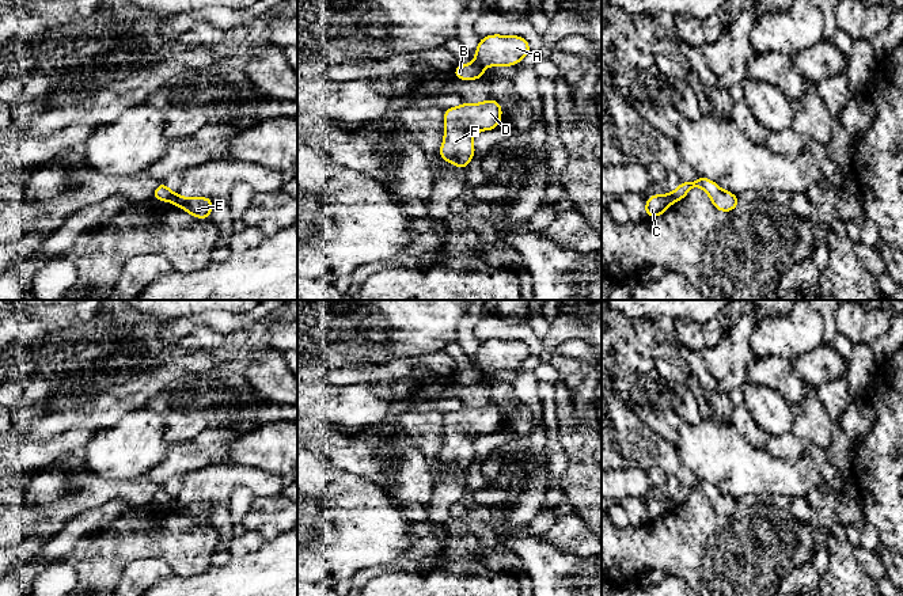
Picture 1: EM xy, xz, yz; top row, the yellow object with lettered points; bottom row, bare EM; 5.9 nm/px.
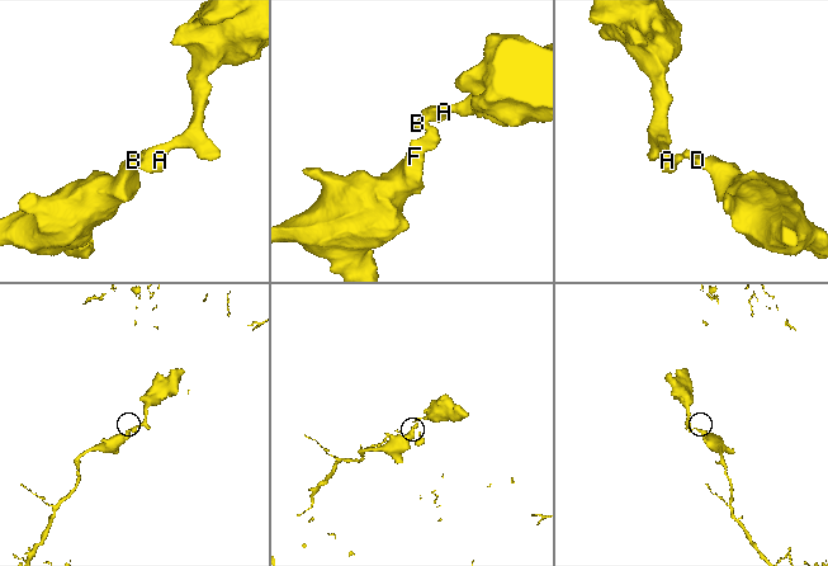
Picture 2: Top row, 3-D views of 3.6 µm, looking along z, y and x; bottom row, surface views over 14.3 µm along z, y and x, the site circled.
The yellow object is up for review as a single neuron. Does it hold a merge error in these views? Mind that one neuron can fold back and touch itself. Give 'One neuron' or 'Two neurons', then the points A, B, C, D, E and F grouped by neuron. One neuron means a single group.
Two neurons. Groups: A C E / B D F

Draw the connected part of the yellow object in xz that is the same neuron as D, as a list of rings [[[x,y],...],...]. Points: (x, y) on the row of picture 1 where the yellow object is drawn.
[[[487,99],[482,103],[464,102],[458,107],[445,109],[444,140],[439,156],[466,171],[475,155],[473,136],[498,128],[501,115],[502,109],[496,99]]]

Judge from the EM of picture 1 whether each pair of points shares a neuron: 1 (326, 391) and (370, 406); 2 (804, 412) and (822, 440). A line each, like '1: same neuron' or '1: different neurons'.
1: same neuron
2: same neuron

